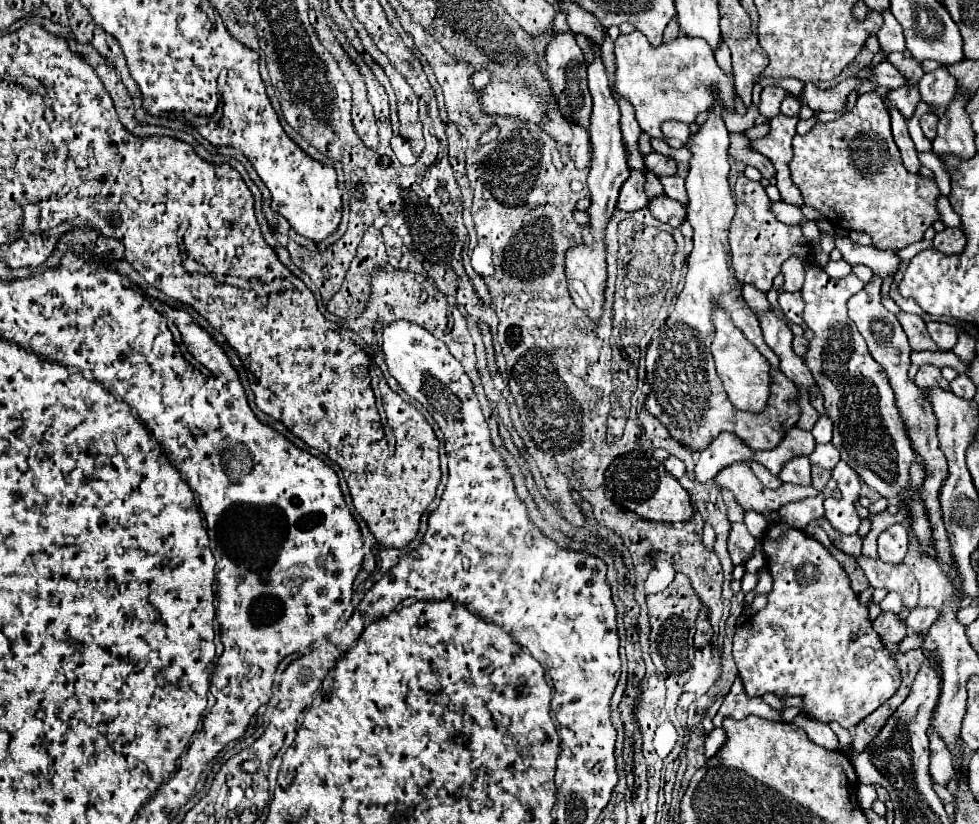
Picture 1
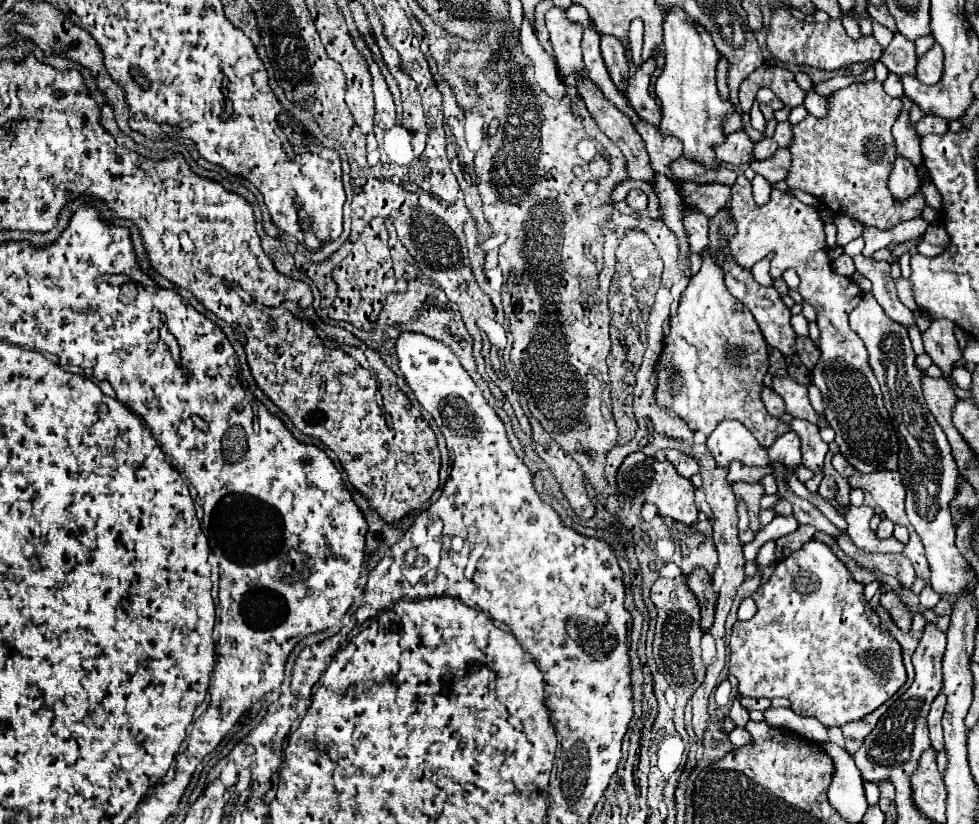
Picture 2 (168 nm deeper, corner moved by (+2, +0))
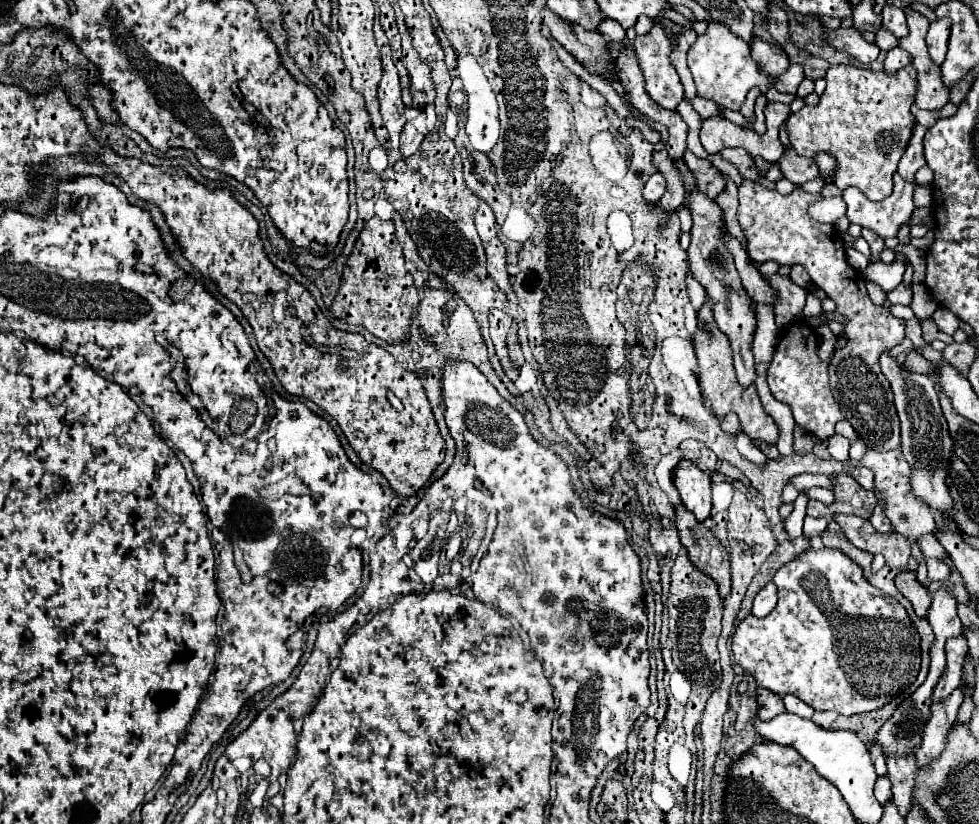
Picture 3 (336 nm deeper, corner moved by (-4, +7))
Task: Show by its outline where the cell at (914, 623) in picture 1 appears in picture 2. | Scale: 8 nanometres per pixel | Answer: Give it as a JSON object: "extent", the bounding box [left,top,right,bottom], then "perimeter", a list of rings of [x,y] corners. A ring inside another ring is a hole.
{"extent":[920,585,940,609],"perimeter":[[[926,585],[926,587],[922,589],[922,593],[920,593],[920,603],[922,603],[922,607],[930,609],[930,607],[934,607],[938,601],[940,601],[940,595],[936,595],[936,591],[932,591],[932,585]]]}

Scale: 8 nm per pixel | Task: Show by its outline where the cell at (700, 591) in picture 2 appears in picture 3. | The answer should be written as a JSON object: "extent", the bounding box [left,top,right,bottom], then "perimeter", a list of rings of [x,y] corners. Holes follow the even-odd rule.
{"extent":[676,504,730,598],"perimeter":[[[682,504],[676,506],[676,526],[690,562],[718,584],[720,598],[730,596],[730,564],[726,548]]]}

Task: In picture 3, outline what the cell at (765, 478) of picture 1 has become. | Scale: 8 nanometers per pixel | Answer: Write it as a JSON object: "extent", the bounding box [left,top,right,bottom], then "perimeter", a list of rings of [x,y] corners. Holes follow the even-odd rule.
{"extent":[790,474,830,492],"perimeter":[[[800,474],[800,476],[794,476],[794,478],[790,480],[790,484],[796,486],[800,492],[802,492],[802,490],[808,490],[808,488],[812,488],[812,486],[830,488],[830,480],[828,480],[828,476],[824,476],[824,474]]]}

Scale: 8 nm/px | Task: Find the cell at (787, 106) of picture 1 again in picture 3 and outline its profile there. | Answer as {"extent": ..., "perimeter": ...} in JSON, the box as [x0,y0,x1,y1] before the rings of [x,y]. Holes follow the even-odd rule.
{"extent":[750,38,790,78],"perimeter":[[[754,38],[750,48],[752,48],[752,60],[756,62],[756,66],[766,76],[776,78],[776,76],[780,76],[782,72],[788,70],[788,66],[790,66],[788,54],[778,44],[768,44],[768,42]]]}

